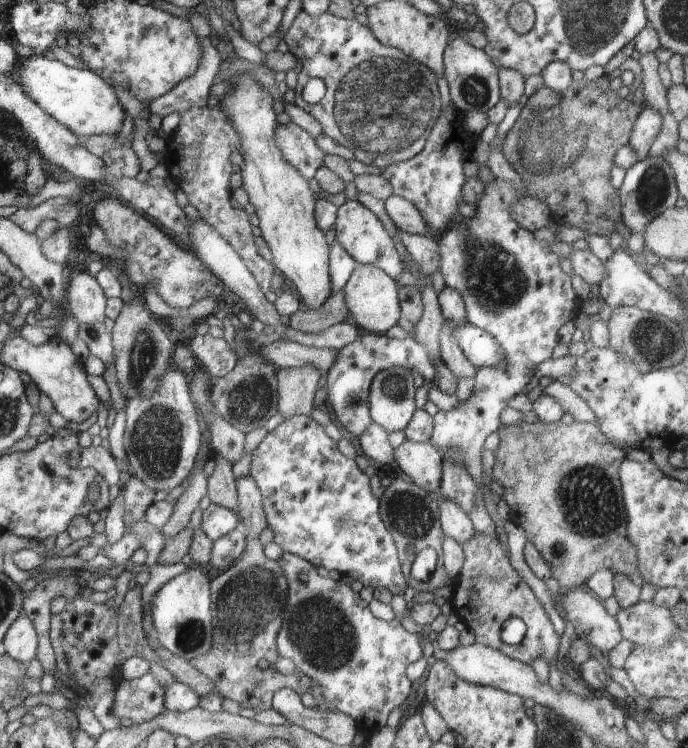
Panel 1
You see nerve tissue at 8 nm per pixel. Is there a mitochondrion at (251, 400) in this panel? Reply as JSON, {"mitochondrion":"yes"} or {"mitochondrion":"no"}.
{"mitochondrion":"yes"}

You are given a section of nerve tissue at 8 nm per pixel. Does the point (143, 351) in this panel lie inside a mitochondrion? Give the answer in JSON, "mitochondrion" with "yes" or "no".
{"mitochondrion":"yes"}

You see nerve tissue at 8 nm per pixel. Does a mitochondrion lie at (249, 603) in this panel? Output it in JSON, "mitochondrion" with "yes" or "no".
{"mitochondrion":"yes"}

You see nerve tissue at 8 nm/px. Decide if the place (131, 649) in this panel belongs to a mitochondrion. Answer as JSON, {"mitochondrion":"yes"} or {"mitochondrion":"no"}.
{"mitochondrion":"no"}

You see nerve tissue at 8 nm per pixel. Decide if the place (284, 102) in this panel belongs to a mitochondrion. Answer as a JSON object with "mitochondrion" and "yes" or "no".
{"mitochondrion":"no"}

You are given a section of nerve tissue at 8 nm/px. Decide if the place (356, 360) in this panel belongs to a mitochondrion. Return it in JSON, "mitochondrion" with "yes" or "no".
{"mitochondrion":"no"}

